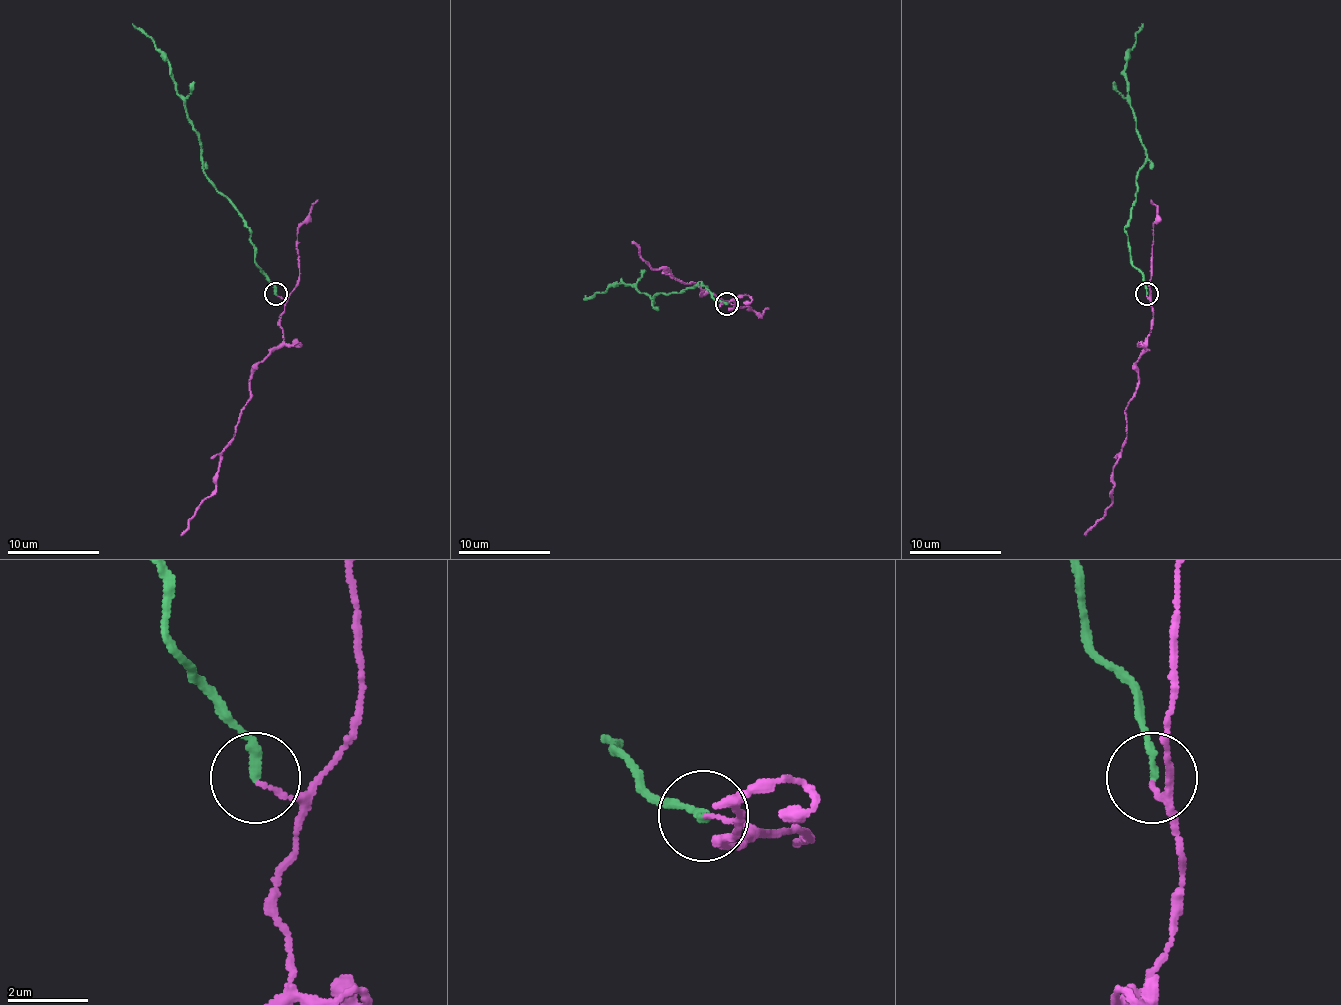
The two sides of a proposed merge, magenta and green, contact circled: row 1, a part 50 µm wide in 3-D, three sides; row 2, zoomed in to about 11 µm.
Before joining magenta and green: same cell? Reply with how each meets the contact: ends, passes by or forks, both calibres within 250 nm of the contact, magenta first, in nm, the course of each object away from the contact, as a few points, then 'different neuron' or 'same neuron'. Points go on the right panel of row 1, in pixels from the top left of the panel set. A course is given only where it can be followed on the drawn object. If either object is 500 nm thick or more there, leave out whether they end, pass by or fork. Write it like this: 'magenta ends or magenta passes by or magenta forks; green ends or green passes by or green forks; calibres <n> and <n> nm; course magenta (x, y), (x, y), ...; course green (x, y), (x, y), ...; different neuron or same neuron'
magenta ends; green ends; calibres 100 and 200 nm; course magenta (1146, 296), (1152, 328), (1136, 365), (1139, 388), (1125, 411), (1127, 438), (1113, 468), (1111, 503), (1083, 535); course green (1146, 293), (1143, 275), (1132, 263), (1125, 227), (1146, 160), (1127, 91), (1125, 54), (1143, 24); different neuron

